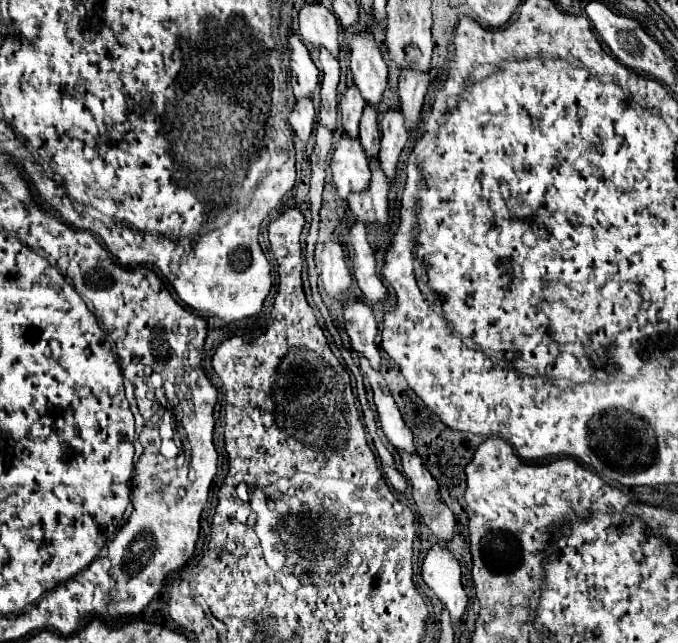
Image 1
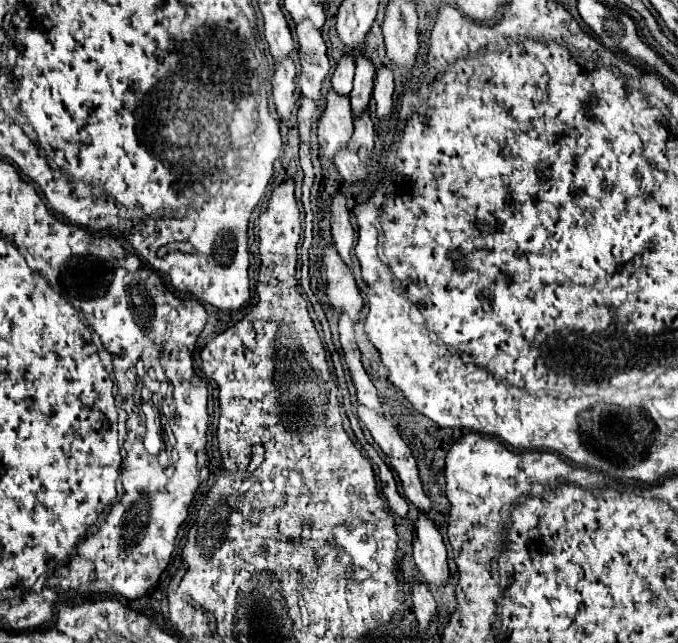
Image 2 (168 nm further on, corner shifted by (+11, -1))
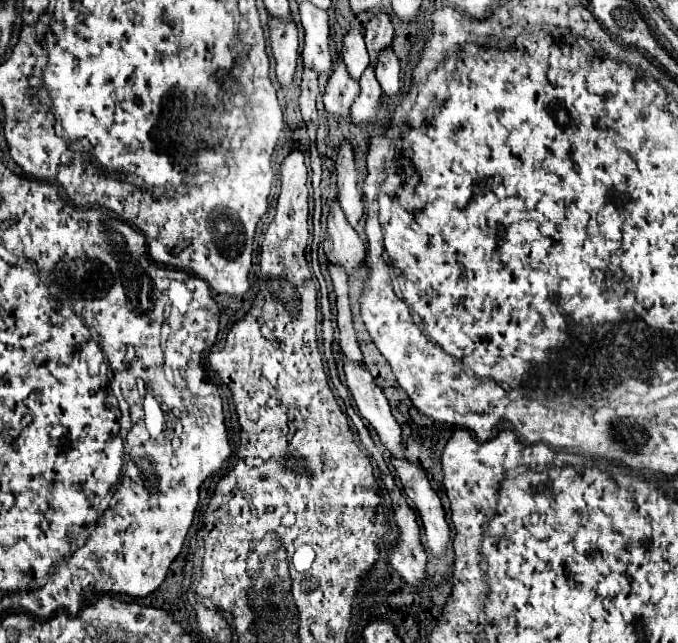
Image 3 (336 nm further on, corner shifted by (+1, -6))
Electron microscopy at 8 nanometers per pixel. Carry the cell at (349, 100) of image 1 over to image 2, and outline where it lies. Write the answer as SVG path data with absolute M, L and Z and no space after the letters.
M341 56L341 60L337 62L337 68L333 72L331 84L339 94L349 94L351 92L351 84L353 84L353 74L355 74L355 62L349 60L349 56Z

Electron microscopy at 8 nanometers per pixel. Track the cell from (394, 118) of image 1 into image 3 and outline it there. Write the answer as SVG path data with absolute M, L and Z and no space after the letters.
M393 49L383 51L383 57L379 57L379 65L375 67L375 75L387 97L399 95L399 89L401 89L401 85L397 85L397 83L401 83L399 81L399 61L397 61Z

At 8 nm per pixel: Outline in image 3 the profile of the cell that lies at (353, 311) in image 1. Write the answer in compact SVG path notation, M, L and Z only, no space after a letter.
M337 201L333 203L329 213L323 249L329 263L343 267L349 277L357 275L365 267L365 245L359 239L357 231L351 229L347 219L343 217Z

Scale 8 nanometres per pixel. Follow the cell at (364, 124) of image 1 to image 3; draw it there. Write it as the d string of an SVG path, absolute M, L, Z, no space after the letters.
M389 15L373 17L365 27L365 43L367 43L371 67L377 65L379 53L391 47L391 41L393 41L393 27L389 21Z

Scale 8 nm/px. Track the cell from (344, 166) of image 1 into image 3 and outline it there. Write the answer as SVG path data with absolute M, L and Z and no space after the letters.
M339 59L335 63L333 75L331 75L327 89L325 89L325 95L323 95L325 111L331 117L345 119L345 117L349 117L351 105L357 97L359 97L359 83L351 81L347 69L343 69L343 61Z

